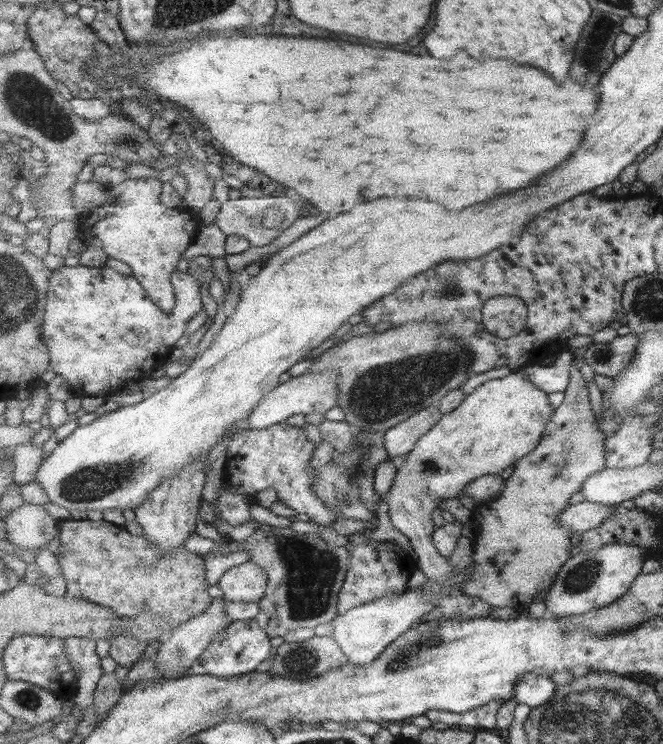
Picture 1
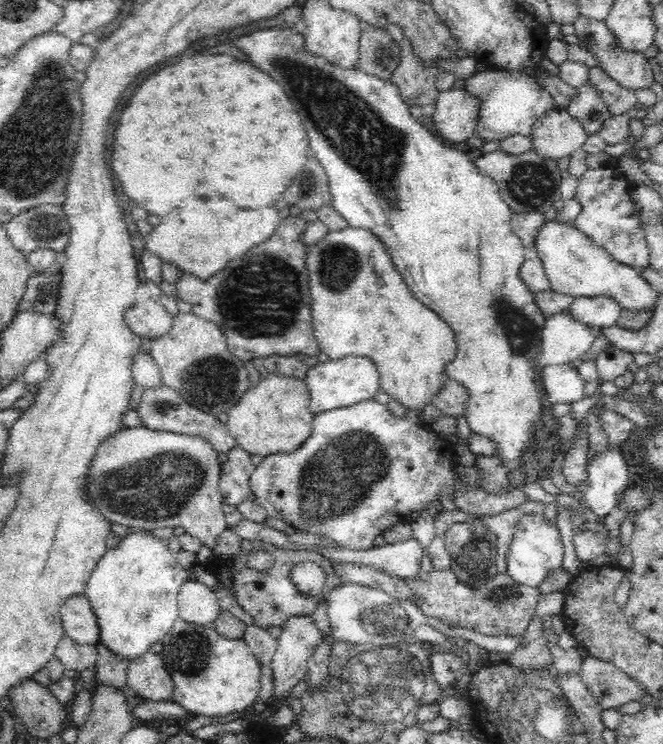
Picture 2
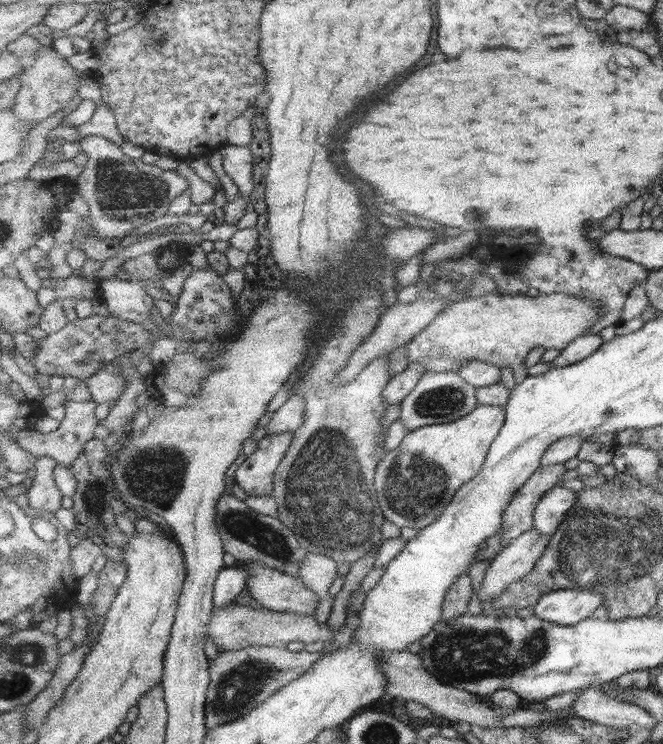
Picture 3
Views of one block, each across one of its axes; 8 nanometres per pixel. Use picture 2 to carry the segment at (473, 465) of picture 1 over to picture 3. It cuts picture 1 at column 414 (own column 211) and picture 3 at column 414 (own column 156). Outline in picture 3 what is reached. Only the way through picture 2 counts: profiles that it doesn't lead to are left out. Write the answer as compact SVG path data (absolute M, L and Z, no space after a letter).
M479 405L458 421L409 431L403 442L397 448L388 451L376 468L376 489L380 507L386 518L401 528L408 526L417 531L437 522L448 504L451 504L456 492L481 472L485 461L488 460L491 445L499 436L505 421L506 409L503 407Z

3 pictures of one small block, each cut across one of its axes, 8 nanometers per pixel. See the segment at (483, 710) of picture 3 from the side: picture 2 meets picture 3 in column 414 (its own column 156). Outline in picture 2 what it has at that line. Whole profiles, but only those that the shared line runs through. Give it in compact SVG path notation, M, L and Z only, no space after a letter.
M147 652L132 661L127 668L127 686L145 700L168 701L175 689L174 679L166 669L162 652Z

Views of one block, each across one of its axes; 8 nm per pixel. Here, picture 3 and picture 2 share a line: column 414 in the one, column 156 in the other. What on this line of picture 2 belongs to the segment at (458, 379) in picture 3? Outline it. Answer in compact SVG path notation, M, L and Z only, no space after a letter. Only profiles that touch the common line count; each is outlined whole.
M164 384L161 388L145 391L142 402L136 406L135 411L140 413L140 417L144 419L144 423L146 423L148 429L199 438L207 442L209 447L216 453L224 452L226 454L237 446L236 439L230 434L226 424L222 423L216 416L206 414L186 403L180 397L180 394L167 388Z

